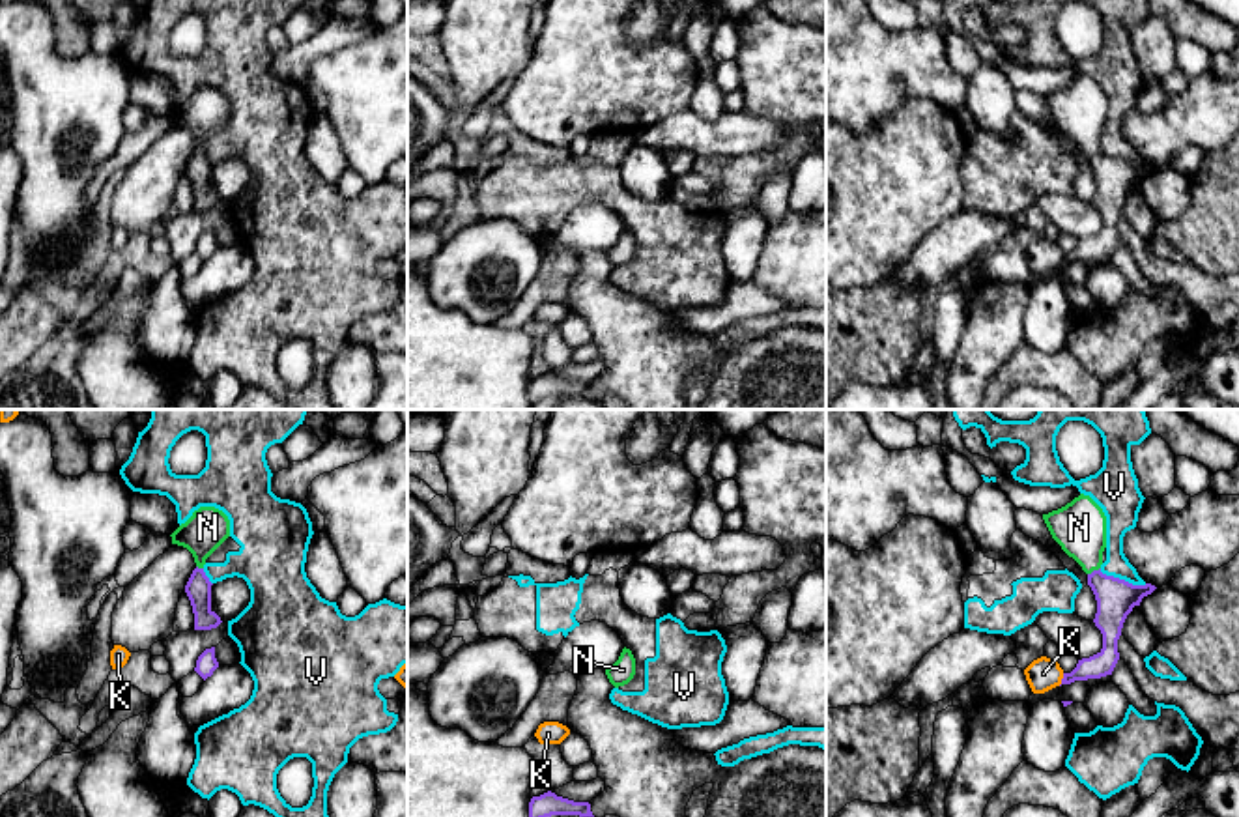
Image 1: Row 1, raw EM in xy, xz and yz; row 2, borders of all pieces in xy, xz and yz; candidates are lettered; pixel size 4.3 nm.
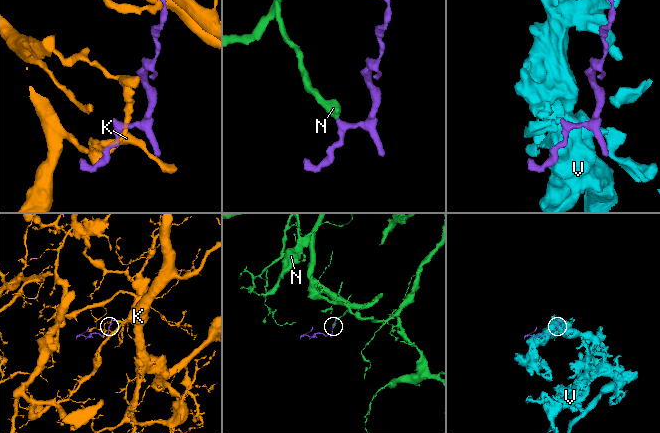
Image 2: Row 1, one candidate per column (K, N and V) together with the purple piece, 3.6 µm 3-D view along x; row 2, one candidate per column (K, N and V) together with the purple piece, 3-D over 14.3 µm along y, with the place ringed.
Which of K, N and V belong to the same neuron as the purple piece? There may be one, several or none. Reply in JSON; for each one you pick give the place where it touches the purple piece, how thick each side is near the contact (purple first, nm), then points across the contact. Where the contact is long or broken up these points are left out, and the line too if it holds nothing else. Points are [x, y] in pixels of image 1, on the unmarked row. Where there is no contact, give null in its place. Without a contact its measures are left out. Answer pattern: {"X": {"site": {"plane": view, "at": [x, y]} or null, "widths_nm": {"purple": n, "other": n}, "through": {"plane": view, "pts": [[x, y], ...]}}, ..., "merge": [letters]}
{"N": {"site": {"plane": "yz", "at": [1094, 152]}, "widths_nm": {"purple": 160, "other": 220}, "through": {"plane": "yz", "pts": [[1116, 180], [1094, 152], [1079, 109]]}}, "merge": ["N"]}

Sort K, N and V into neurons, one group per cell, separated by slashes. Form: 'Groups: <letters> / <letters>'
Groups: K / N / V

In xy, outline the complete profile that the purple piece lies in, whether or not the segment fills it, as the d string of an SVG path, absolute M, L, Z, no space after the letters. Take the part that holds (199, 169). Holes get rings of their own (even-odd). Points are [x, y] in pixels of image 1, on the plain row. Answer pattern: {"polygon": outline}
{"polygon": "M200 88L172 116L172 125L187 129L196 144L185 174L194 194L194 211L217 209L222 202L211 191L211 163L204 153L206 140L230 118L228 97L215 88Z"}

